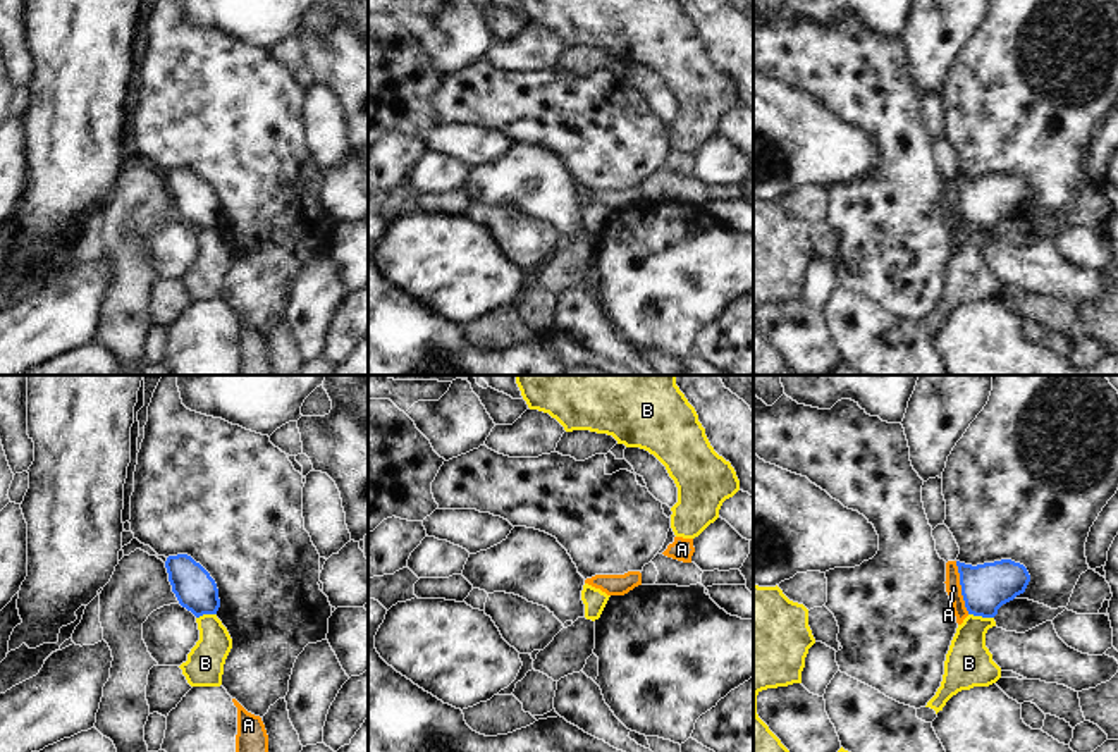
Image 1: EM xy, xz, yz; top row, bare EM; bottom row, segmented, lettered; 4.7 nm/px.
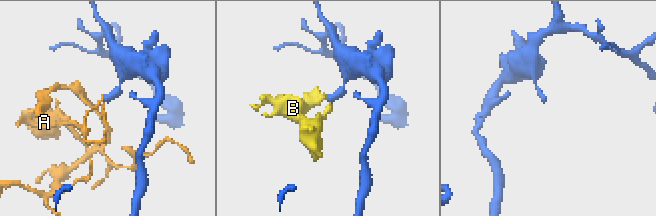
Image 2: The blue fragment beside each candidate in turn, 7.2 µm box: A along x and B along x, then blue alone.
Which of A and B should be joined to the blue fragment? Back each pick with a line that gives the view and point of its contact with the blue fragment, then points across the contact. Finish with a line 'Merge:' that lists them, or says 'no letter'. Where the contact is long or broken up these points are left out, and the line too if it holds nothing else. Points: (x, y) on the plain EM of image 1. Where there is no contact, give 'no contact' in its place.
Merge: no letter

